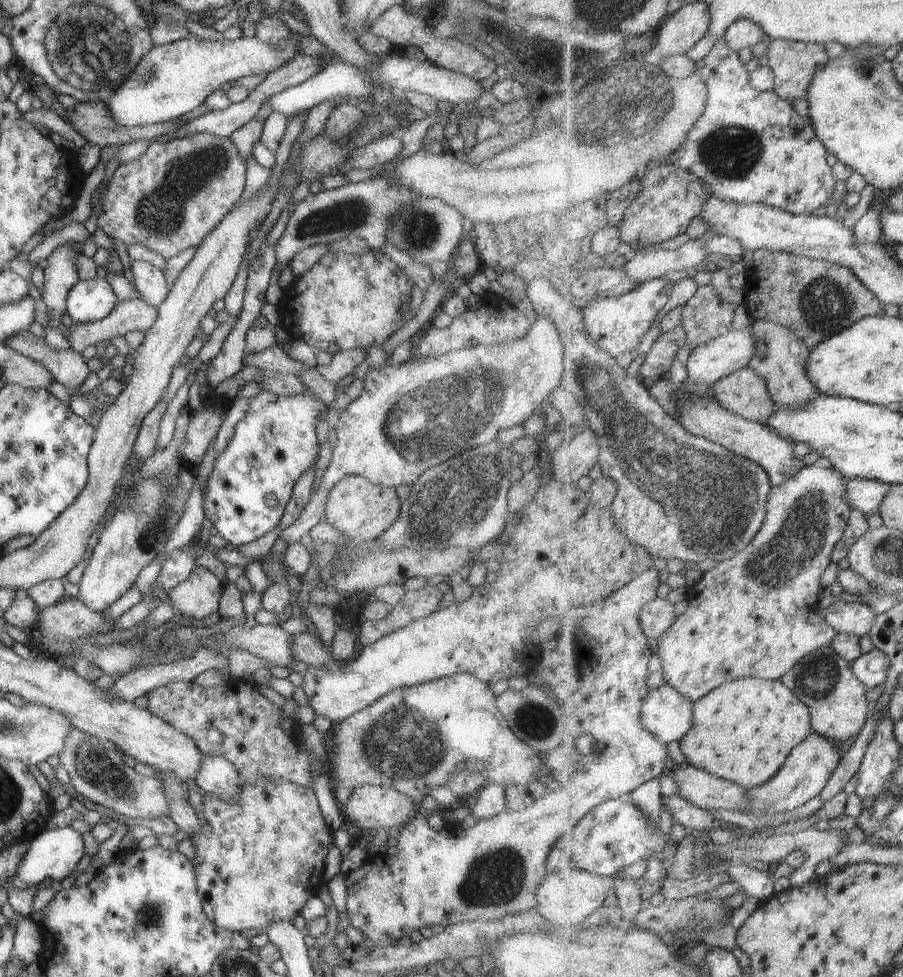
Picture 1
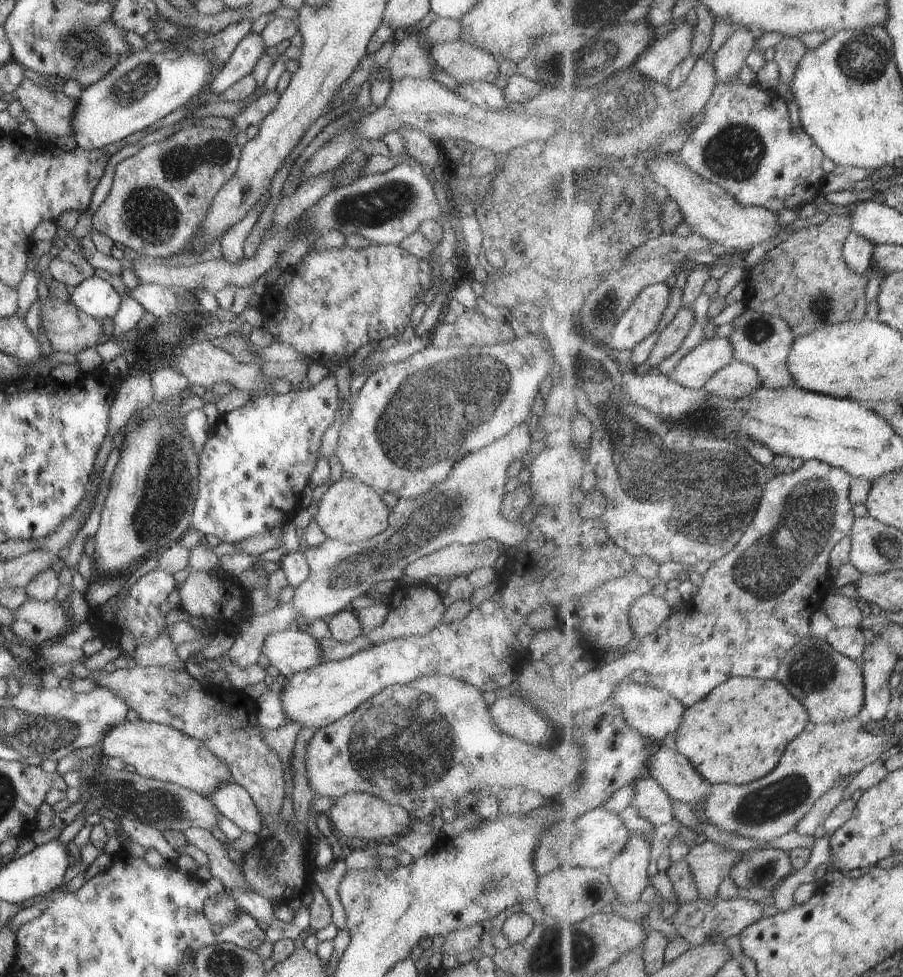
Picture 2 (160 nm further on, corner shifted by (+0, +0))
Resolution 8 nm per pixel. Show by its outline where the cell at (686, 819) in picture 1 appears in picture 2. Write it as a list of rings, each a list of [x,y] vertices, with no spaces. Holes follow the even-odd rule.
[[[653,776],[636,780],[632,806],[655,827],[673,822],[673,798]]]

